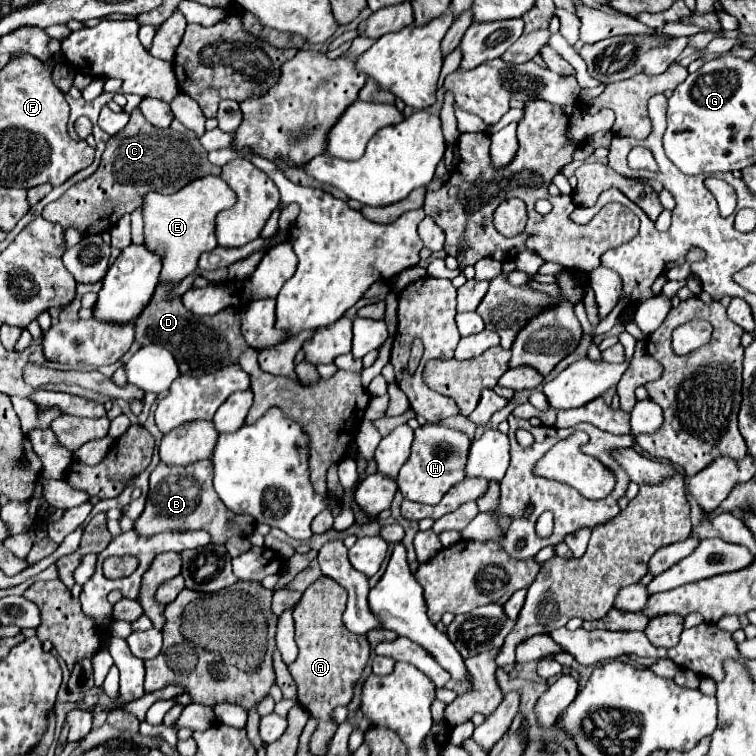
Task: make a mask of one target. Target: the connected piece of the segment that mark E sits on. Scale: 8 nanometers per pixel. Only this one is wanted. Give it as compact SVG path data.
M216 175L200 177L172 195L148 193L144 197L144 233L146 245L162 255L162 279L182 281L196 271L198 257L204 251L212 251L216 241L216 215L236 203L236 193L226 181Z

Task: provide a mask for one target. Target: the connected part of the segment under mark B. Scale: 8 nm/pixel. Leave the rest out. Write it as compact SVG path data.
M204 459L204 461L190 463L188 467L186 465L184 467L182 465L166 465L160 461L158 467L150 475L150 493L148 493L146 509L136 519L134 529L140 531L140 535L156 535L160 531L198 531L198 529L204 529L212 535L212 543L224 543L232 535L240 535L240 537L252 535L254 525L256 525L256 521L250 515L232 513L224 507L224 503L220 501L220 497L214 491L214 485L212 485L212 459Z

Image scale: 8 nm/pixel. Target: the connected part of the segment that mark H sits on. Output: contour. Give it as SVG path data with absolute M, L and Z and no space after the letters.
M432 423L418 427L414 431L410 459L404 463L404 467L398 473L398 487L402 497L424 505L440 503L440 499L454 485L464 481L468 453L470 453L470 439L466 433L444 425L432 425Z

